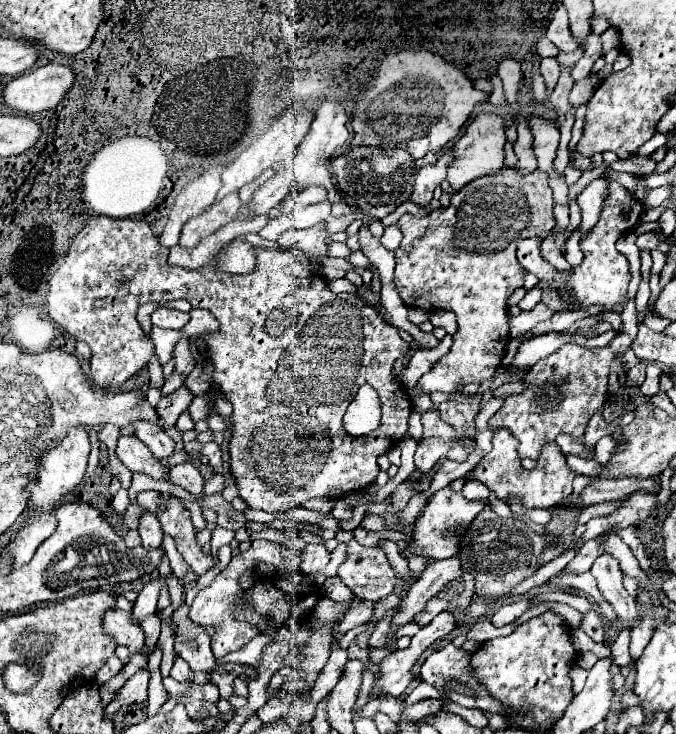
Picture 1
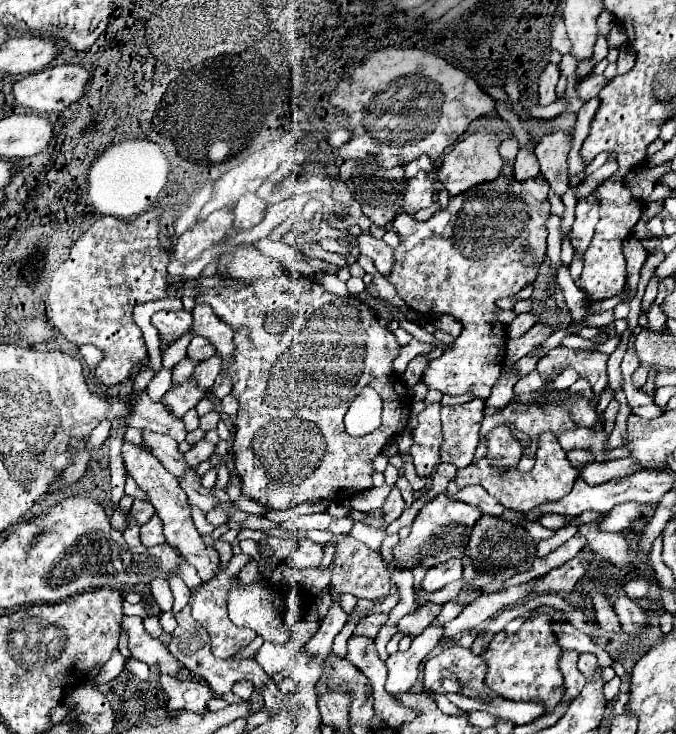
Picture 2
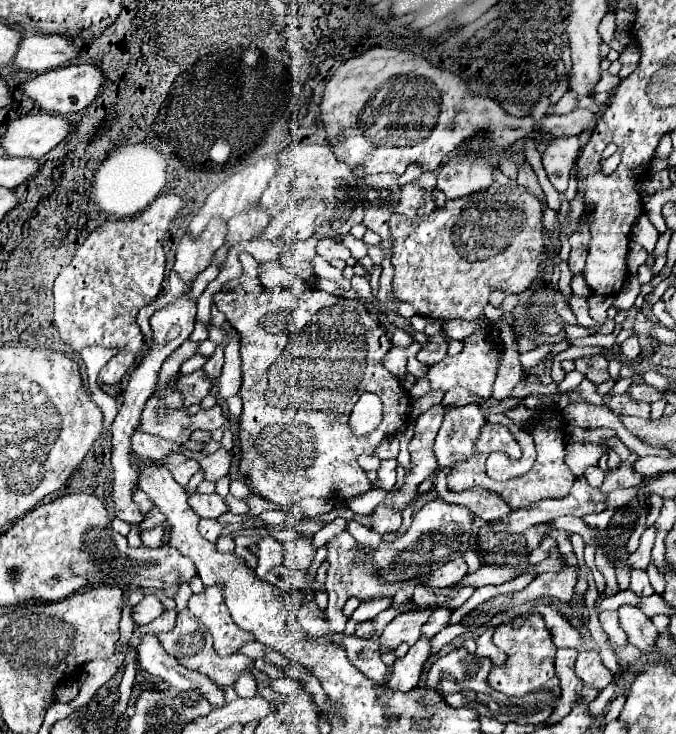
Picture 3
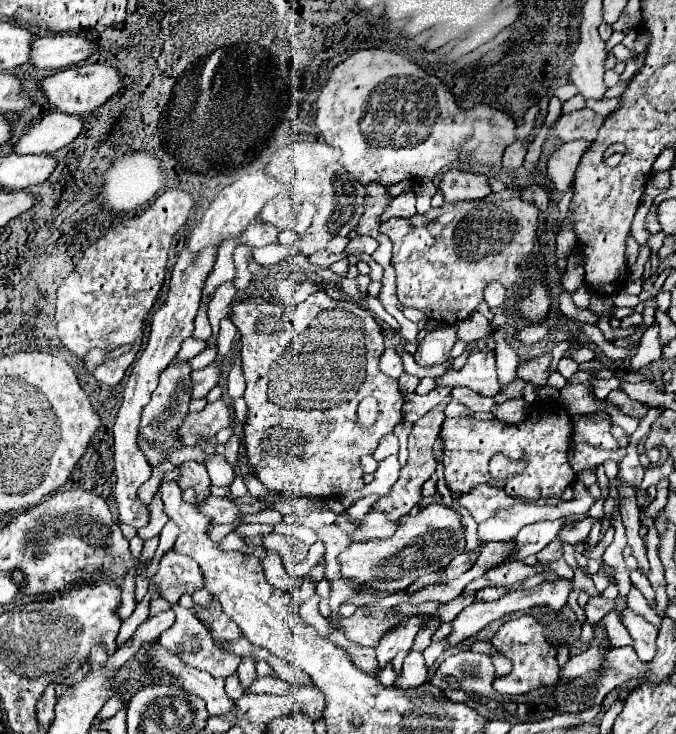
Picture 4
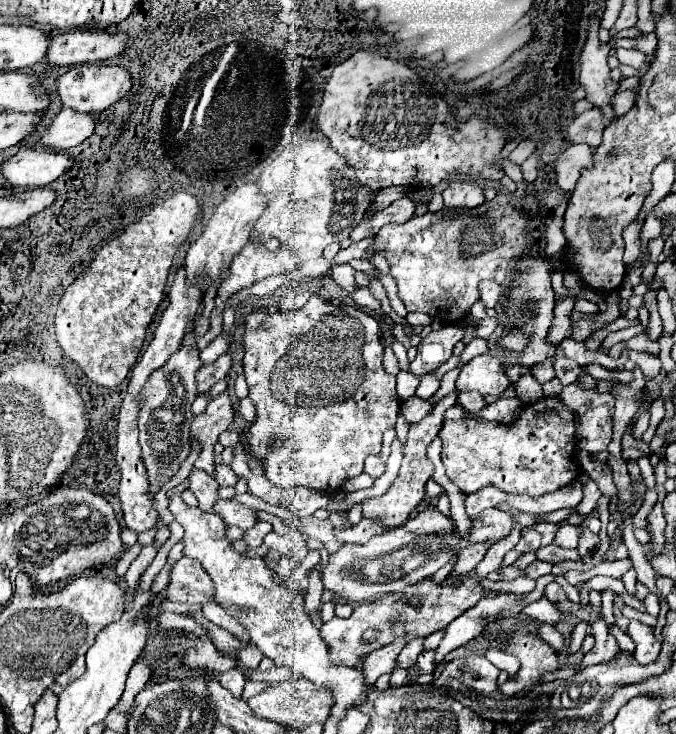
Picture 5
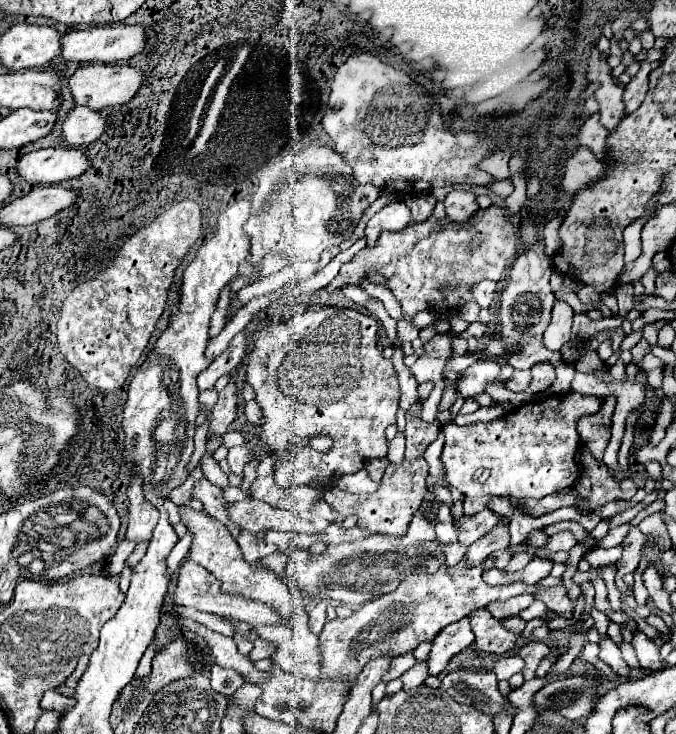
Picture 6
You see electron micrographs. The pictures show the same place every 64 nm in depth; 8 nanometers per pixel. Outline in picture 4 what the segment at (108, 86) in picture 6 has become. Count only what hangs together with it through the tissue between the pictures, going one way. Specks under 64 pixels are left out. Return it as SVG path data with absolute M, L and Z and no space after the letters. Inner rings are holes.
M84 64L84 66L70 66L54 76L42 80L44 94L50 106L56 106L60 112L68 114L86 114L100 106L104 106L114 94L122 90L122 76L116 68L106 64Z

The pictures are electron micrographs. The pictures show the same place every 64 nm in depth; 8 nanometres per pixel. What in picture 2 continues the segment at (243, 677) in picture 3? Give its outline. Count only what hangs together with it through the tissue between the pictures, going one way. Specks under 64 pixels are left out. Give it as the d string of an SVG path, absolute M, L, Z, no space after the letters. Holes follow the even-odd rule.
M240 680L240 682L234 684L232 692L234 692L236 696L240 696L242 700L250 700L250 698L252 698L252 692L254 692L254 684L252 684L252 682L246 682L246 680Z

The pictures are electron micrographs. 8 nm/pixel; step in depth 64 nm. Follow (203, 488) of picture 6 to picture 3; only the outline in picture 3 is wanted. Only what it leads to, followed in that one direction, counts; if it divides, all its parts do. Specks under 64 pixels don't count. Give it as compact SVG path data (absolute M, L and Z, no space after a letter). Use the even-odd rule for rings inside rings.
M170 454L170 456L166 456L166 466L168 466L168 470L172 472L174 480L176 480L182 488L186 488L186 484L190 482L190 478L192 478L196 472L200 472L200 464L198 464L196 460L192 460L192 458L182 456L182 454Z

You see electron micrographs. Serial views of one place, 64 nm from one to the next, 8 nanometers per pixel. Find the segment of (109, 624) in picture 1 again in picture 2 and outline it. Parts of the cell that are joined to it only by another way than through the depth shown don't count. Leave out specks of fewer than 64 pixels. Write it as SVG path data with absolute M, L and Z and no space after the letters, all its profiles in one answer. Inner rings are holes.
M124 616L122 630L128 632L130 652L136 660L140 660L148 666L156 666L160 670L160 674L168 674L168 676L180 680L180 672L184 670L184 666L174 656L170 656L170 652L164 648L164 644L158 638L152 638L144 630L140 618Z

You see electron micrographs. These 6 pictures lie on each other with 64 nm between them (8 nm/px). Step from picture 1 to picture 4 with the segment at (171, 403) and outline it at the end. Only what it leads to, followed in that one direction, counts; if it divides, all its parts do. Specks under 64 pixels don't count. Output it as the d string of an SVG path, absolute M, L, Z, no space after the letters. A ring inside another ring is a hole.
M214 362L202 370L194 370L192 372L192 382L194 382L192 398L206 398L210 388L214 388L220 382L220 374L222 374L222 362Z

